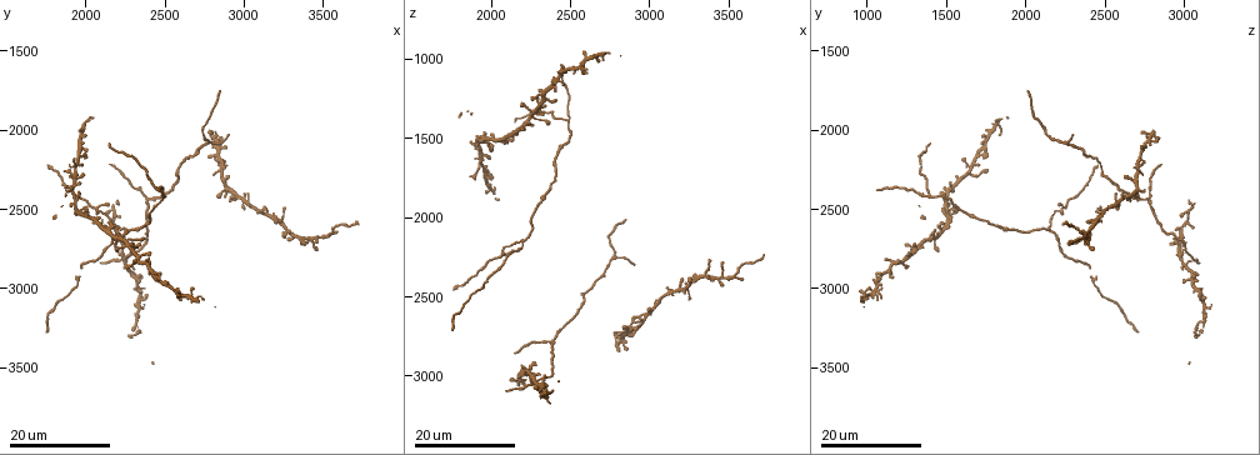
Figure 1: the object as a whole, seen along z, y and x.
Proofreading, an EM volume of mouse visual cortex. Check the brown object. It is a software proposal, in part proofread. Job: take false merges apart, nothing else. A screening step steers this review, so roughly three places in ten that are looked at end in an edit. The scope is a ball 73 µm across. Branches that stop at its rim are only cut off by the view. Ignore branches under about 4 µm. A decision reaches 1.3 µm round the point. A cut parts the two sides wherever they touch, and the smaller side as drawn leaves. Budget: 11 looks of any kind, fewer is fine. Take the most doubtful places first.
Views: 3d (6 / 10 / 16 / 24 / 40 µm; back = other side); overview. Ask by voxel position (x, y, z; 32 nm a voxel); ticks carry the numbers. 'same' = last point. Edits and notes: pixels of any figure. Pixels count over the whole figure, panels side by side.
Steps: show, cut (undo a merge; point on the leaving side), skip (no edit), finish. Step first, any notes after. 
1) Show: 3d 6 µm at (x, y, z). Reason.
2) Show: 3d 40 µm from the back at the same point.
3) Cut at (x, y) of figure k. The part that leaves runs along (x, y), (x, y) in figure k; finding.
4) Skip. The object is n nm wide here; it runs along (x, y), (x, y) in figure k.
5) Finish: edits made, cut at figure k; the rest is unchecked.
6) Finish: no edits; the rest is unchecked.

Show: 3d 16 µm at (1940, 2440, 1480). Four arms meet.

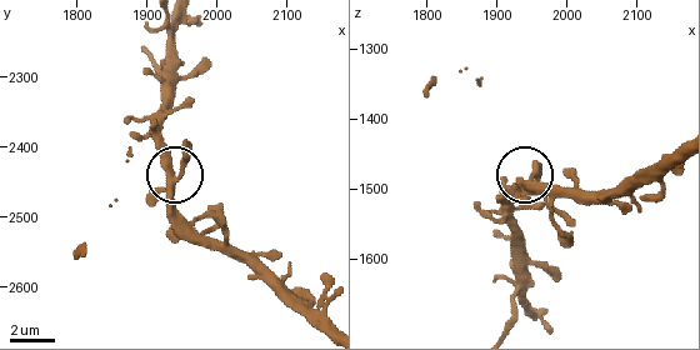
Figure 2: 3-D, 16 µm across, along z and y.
Show: 3d 10 µm at the same point.

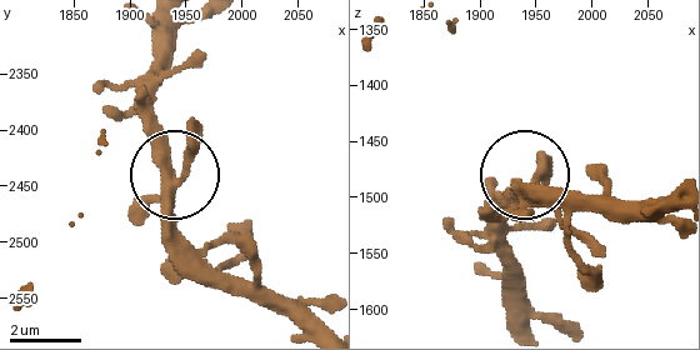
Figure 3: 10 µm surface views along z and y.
Skip. The object is 310 nm wide here; all the same neuron.

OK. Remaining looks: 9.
Show: 3d 16 µm at (2060, 2500, 2240). Thin arm on a thick one.

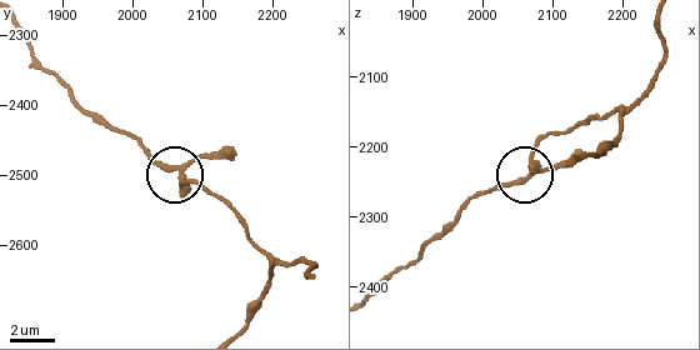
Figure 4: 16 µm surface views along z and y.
Show: 3d 6 µm at (2070, 2485, 2245).

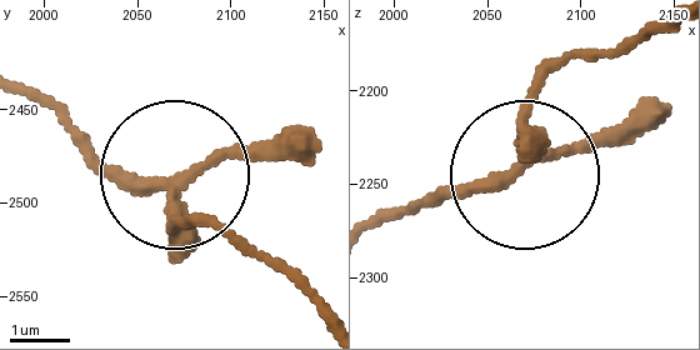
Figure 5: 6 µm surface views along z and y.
Skip. The side arm is 16 µm long; it runs along (609, 56), (554, 71), (520, 171), (375, 226) in figure 5; continuous, no second neuron.

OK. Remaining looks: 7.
Show: 3d 16 µm at (2500, 2420, 1400). Three arms meet.

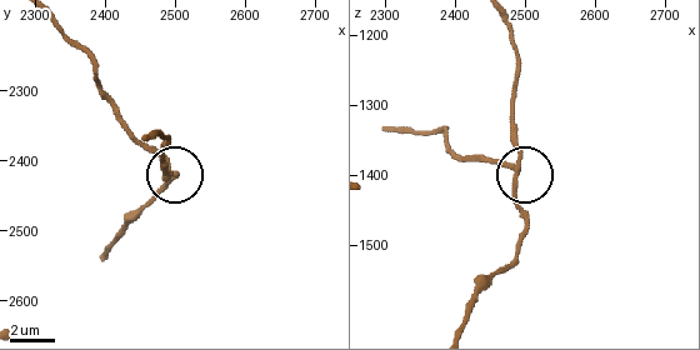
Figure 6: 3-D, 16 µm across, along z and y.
Show: 3d 10 µm at the same point.

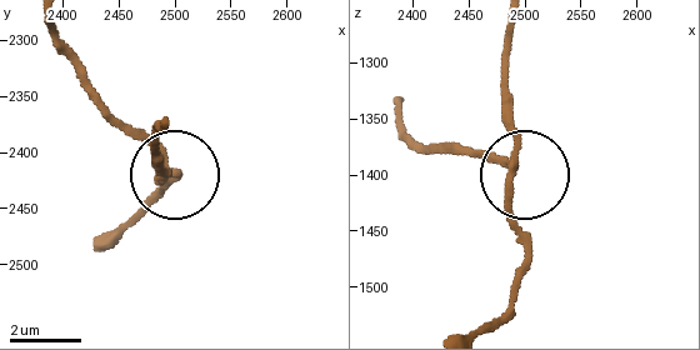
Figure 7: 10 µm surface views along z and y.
Cut at (130, 130) of figure 7. The object is 200 nm wide here; the part that leaves runs along (165, 165), (105, 105), (54, 24) in figure 7; two neurons meet here.

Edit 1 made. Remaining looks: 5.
Show: overview.

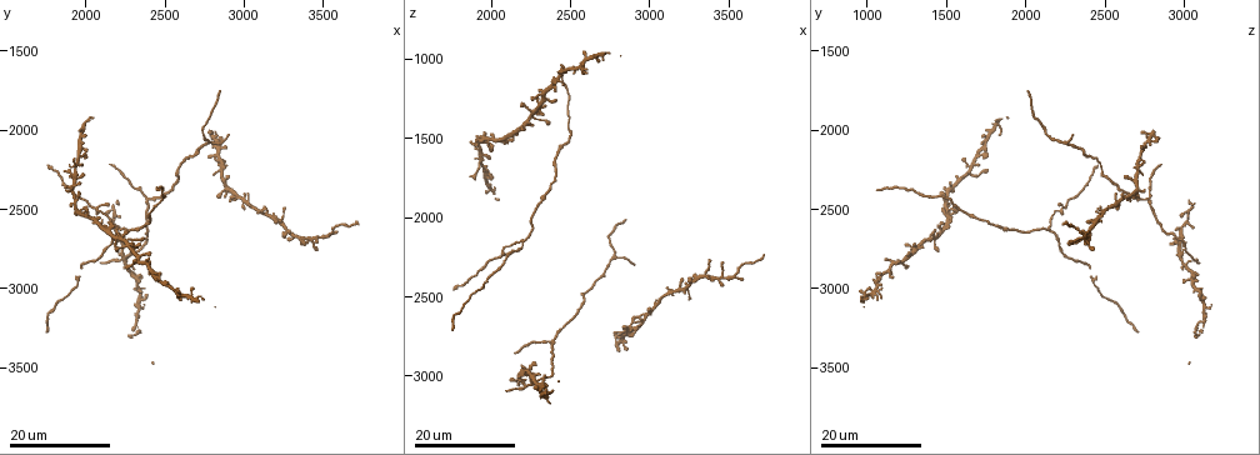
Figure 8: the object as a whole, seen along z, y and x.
Show: 3d 24 µm at (2380, 2440, 2760). Two arms in line, one across.

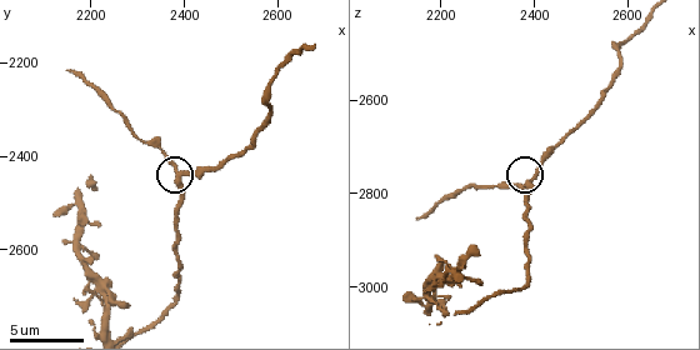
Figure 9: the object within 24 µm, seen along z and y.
Show: 3d 6 µm at (2390, 2445, 2780). Zoom in.

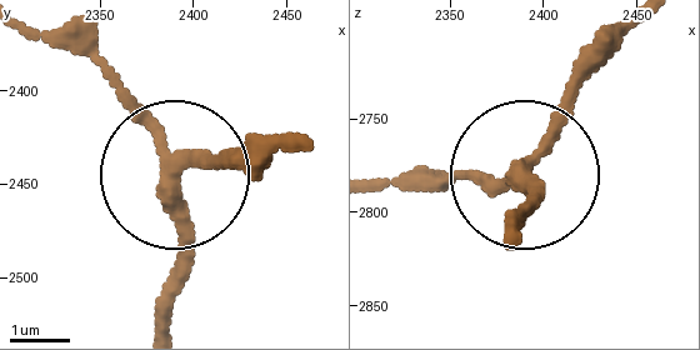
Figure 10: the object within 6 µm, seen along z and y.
Skip. Continuous, no second neuron.

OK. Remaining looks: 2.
Show: 3d 24 µm at (3540, 2660, 2360). Small branch off a trunk.

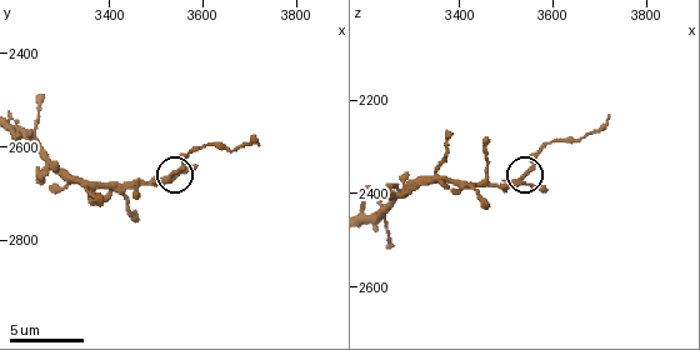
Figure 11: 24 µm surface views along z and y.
Show: 3d 6 µm at (3535, 2665, 2370).

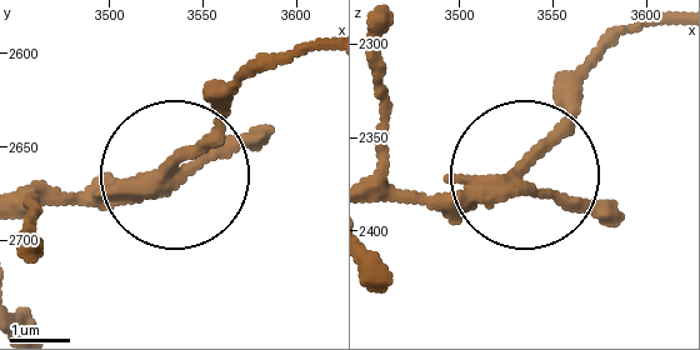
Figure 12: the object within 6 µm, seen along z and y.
Cut at (206, 143) of figure 12. The part that leaves runs along (148, 184), (248, 79), (323, 49) in figure 12; a second neuron is stuck on.

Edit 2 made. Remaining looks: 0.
Finish: edits made, cut at figure 7, cut at figure 12; the rest is unchecked.

